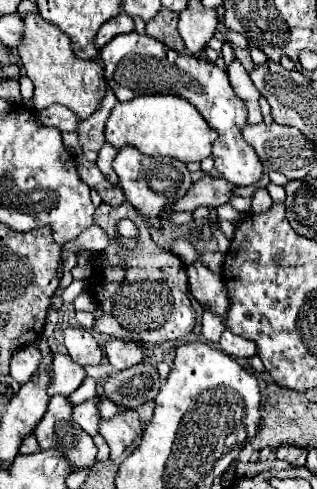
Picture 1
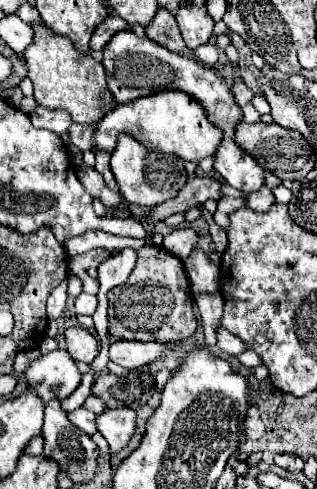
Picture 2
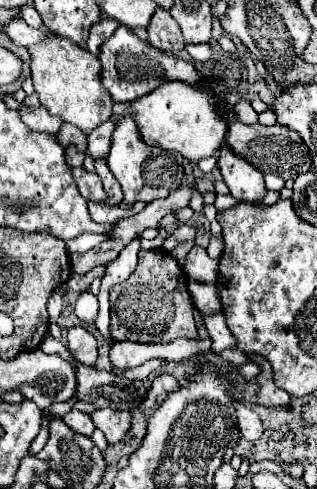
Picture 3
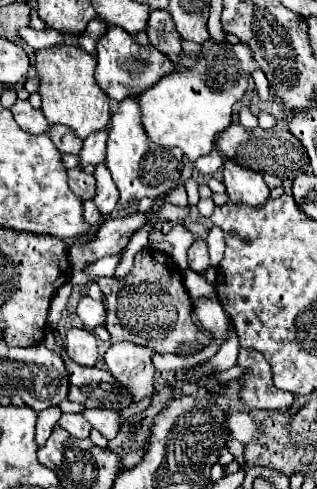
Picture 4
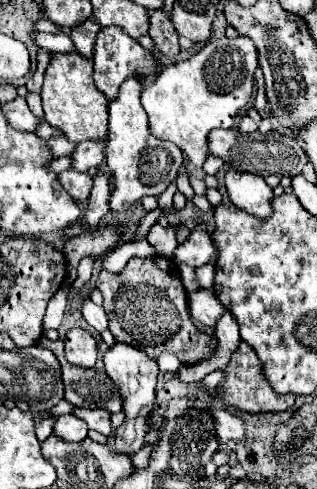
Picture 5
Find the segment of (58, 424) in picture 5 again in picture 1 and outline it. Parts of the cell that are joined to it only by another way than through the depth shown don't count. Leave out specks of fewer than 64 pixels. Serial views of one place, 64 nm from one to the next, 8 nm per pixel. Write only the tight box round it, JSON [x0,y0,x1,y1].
[72,400,100,436]

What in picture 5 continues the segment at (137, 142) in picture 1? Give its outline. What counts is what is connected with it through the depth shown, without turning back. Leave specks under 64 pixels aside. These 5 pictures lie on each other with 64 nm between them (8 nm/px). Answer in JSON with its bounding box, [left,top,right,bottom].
[70,36,256,172]

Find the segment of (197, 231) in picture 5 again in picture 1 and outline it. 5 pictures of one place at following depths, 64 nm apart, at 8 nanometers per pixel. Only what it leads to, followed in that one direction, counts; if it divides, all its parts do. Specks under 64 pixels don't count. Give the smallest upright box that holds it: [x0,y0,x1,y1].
[186,260,228,316]

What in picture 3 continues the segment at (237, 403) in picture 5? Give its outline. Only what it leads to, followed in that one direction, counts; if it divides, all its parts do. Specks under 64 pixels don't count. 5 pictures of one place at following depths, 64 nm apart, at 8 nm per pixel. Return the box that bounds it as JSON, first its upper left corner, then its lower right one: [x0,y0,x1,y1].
[248,354,290,408]

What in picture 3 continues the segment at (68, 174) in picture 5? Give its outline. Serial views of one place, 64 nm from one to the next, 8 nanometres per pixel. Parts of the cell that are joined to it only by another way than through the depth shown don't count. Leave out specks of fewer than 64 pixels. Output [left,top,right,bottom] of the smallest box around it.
[72,168,104,202]

